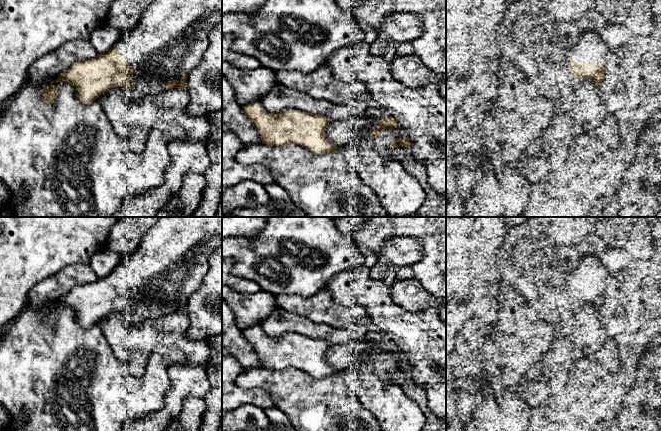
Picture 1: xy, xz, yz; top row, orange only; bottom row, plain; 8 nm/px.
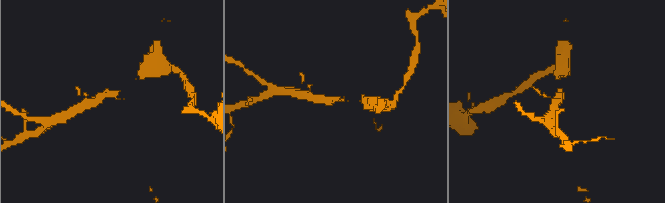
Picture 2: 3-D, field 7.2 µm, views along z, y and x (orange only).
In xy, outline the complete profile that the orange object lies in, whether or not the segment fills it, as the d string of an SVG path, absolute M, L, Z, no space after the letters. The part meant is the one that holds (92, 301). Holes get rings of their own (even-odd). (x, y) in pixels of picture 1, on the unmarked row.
M158 217L156 223L143 235L137 249L123 257L121 262L117 265L115 270L110 273L107 277L98 278L95 282L89 282L84 285L75 286L72 290L67 292L65 295L58 299L56 304L57 307L69 306L75 311L76 319L78 323L85 329L91 328L101 318L112 311L130 311L134 308L139 307L141 304L144 305L144 316L146 318L158 318L165 314L173 312L186 313L188 296L195 292L201 285L203 278L209 270L209 256L213 251L222 245L222 217Z

